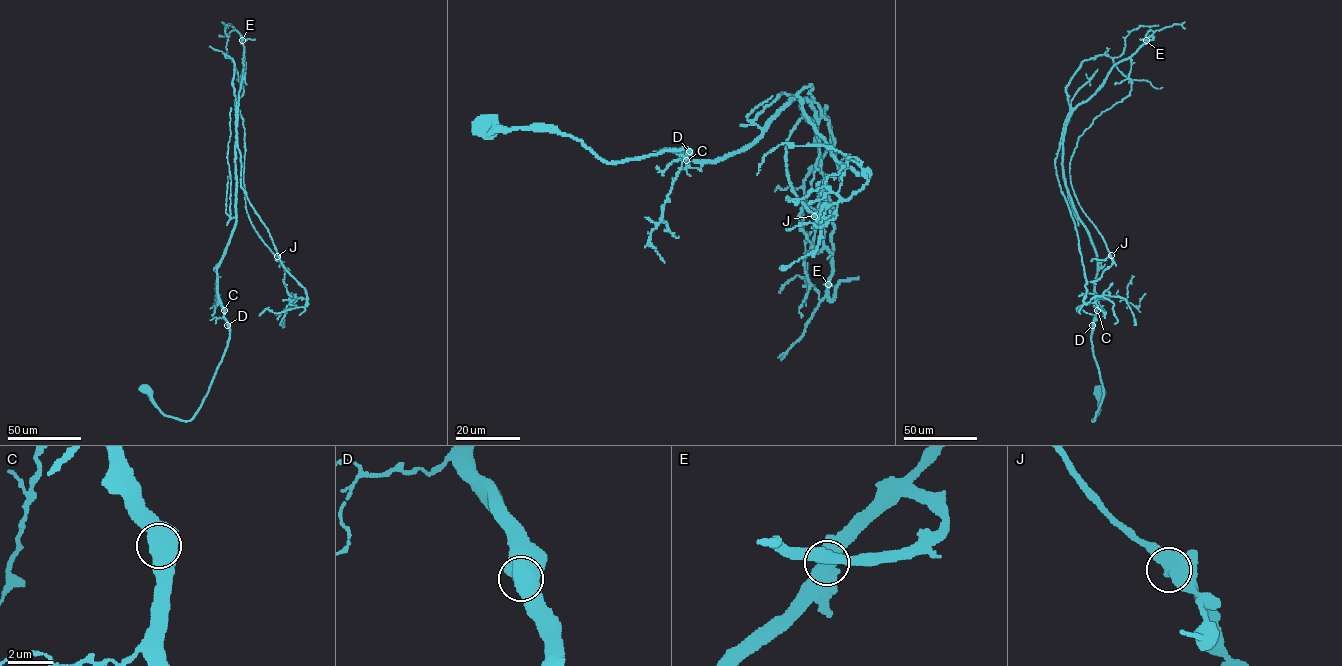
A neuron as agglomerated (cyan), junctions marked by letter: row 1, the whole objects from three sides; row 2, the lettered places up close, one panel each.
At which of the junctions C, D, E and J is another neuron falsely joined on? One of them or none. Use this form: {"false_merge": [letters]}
{"false_merge": []}

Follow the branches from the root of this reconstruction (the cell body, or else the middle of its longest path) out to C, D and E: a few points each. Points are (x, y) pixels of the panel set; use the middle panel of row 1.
C: (490, 126), (564, 133), (606, 163), (680, 149), (690, 151), (684, 156), (686, 160)
D: (490, 126), (564, 133), (606, 163), (670, 150), (688, 149), (689, 151)
E: (490, 126), (564, 133), (606, 163), (680, 149), (711, 161), (811, 101), (835, 215), (828, 284)

